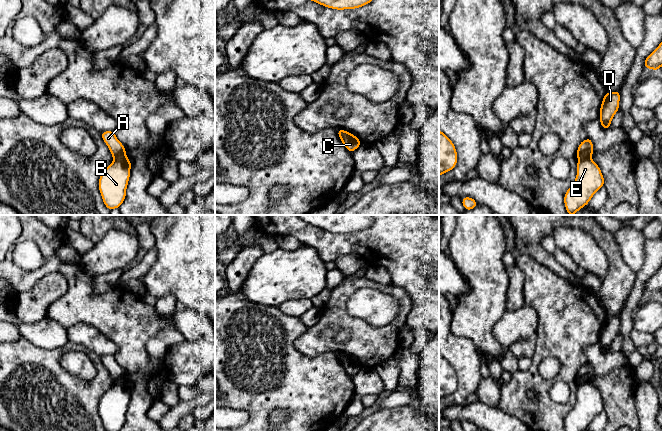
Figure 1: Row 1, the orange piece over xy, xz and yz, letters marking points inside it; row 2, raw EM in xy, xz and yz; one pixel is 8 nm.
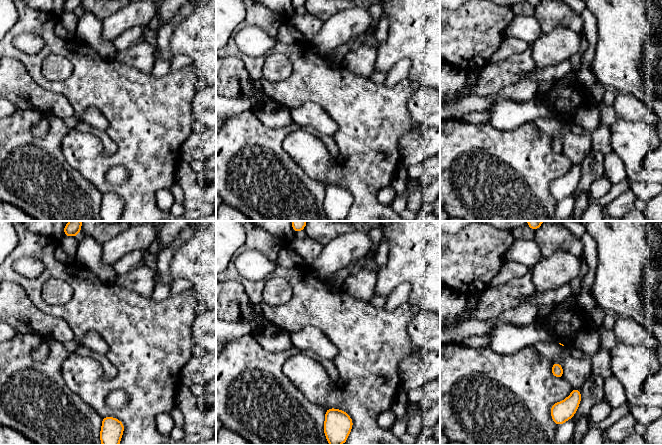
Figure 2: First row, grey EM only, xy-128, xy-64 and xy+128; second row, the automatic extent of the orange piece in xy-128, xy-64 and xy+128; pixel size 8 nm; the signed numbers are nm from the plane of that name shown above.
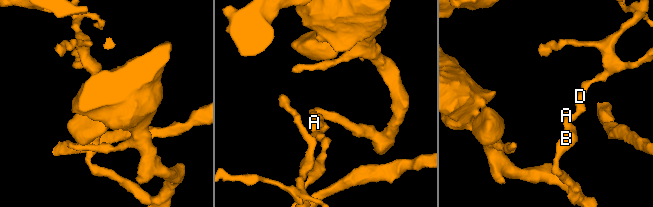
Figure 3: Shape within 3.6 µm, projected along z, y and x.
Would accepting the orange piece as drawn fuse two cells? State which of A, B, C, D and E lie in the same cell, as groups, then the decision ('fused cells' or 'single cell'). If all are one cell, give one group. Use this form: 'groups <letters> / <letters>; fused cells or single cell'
groups A D / B C E; fused cells

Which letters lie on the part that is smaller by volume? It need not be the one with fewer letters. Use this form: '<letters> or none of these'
A, D

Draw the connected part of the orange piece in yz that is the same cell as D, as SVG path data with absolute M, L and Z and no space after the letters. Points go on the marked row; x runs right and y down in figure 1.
M620 91L606 92L600 107L600 123L603 129L610 128L615 113L620 109Z

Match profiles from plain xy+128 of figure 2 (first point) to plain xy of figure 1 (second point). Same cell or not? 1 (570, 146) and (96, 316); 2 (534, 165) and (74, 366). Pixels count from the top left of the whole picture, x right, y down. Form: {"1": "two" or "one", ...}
{"1": "two", "2": "two"}

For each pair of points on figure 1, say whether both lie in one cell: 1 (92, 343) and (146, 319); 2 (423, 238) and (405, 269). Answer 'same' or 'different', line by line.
1: different
2: same

